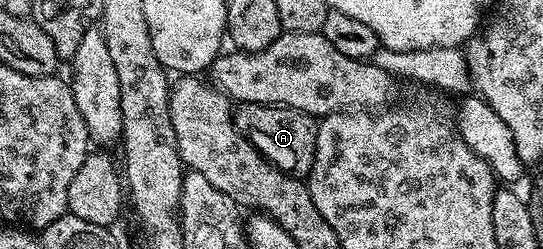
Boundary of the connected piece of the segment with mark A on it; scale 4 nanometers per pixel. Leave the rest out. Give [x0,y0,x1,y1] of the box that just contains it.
[234,101,317,178]

